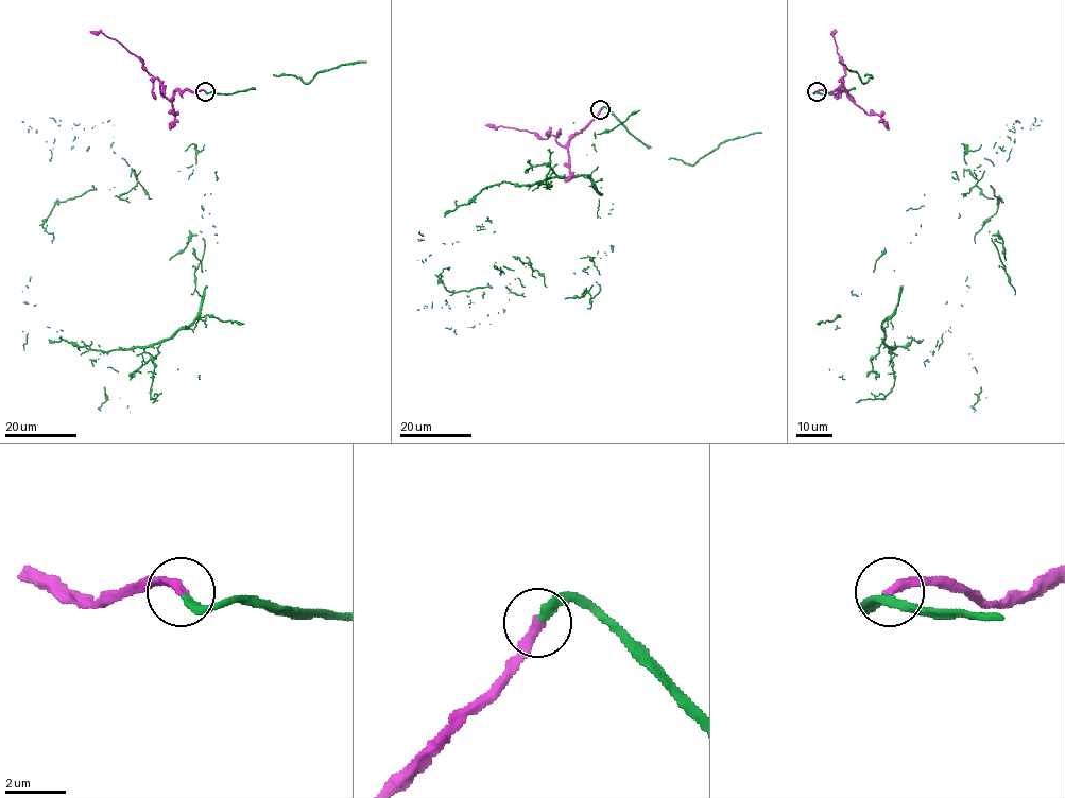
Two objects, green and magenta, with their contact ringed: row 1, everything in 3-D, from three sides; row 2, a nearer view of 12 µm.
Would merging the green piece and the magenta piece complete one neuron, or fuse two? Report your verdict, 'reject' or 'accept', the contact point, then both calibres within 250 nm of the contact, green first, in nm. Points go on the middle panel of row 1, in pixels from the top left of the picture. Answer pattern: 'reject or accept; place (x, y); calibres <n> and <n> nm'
accept; place (600, 109); calibres 240 and 320 nm

